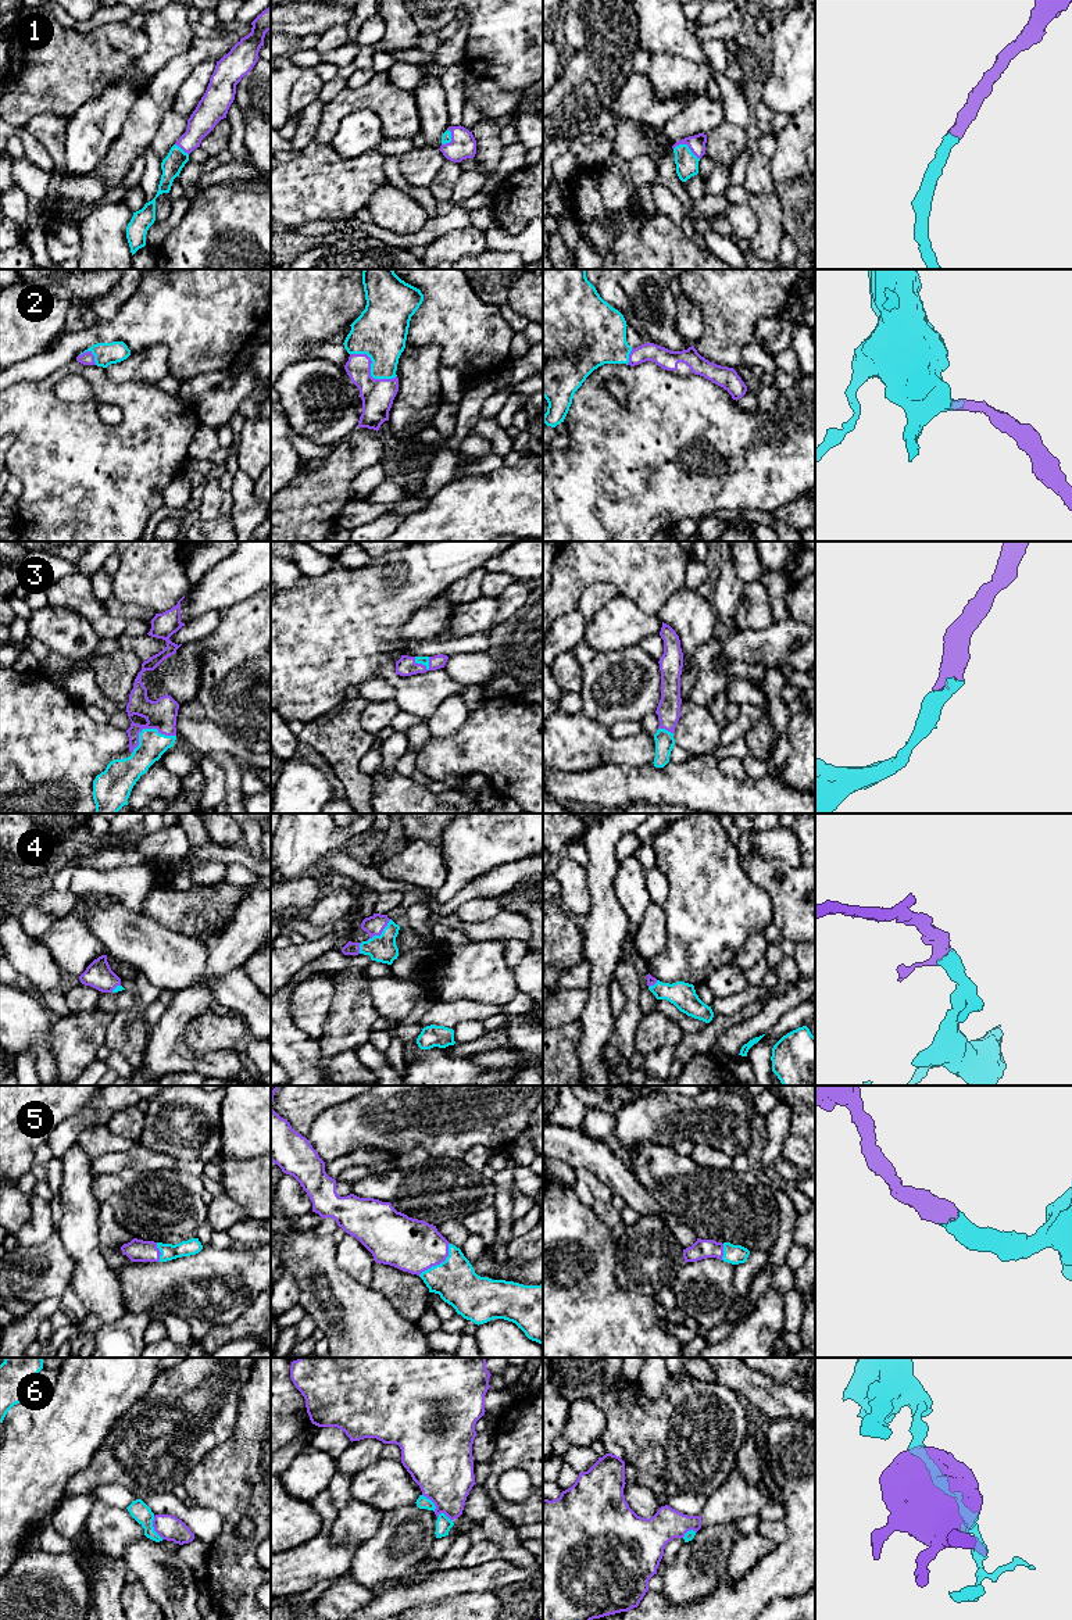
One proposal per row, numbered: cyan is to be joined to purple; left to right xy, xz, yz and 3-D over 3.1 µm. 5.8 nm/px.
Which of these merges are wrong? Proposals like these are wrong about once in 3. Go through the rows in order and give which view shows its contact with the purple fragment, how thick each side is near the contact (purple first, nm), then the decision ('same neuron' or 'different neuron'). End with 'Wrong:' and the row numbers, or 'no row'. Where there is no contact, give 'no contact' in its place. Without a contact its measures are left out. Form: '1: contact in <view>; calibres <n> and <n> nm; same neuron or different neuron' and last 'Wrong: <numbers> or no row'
1: contact in yz; calibres 100 and 130 nm; same neuron
2: contact in xz; calibres 190 and 300 nm; same neuron
3: contact in xy; calibres 170 and 160 nm; same neuron
4: contact in xz; calibres 110 and 160 nm; same neuron
5: contact in xz; calibres 320 and 240 nm; same neuron
6: contact in xy; calibres 150 and 110 nm; different neuron
Wrong: 6

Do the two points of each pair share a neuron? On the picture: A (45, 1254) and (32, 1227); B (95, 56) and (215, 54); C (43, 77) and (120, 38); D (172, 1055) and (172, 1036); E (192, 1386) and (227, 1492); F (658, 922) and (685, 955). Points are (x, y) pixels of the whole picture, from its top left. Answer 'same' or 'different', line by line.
A: different
B: different
C: same
D: same
E: different
F: different

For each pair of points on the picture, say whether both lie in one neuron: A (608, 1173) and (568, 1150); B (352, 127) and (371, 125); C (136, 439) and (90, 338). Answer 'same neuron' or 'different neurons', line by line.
A: same neuron
B: same neuron
C: different neurons

